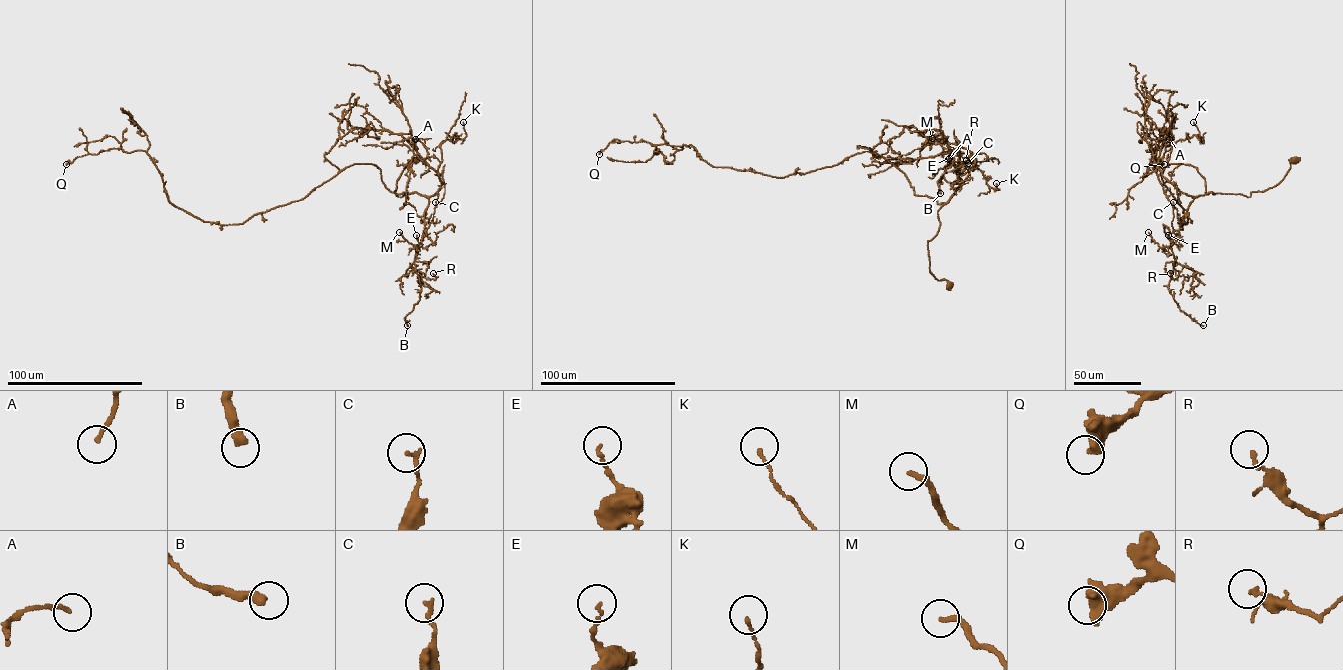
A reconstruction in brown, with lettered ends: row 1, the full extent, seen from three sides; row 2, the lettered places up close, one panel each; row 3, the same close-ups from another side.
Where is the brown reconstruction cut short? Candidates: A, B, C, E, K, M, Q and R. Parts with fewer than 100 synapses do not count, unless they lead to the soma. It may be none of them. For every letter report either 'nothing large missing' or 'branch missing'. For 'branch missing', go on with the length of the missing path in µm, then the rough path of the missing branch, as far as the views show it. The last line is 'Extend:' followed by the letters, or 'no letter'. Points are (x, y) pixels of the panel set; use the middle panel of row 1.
A: nothing large missing
B: nothing large missing
C: nothing large missing
E: nothing large missing
K: nothing large missing
M: nothing large missing
Q: nothing large missing
R: nothing large missing
Extend: no letter

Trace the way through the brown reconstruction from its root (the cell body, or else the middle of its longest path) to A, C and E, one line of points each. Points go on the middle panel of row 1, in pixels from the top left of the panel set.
A: (948, 286), (930, 271), (927, 242), (939, 230), (938, 210), (974, 158), (960, 147), (960, 155), (948, 159)
C: (948, 286), (930, 271), (927, 242), (939, 230), (938, 210), (961, 183), (958, 164), (968, 163)
E: (948, 286), (946, 280), (938, 280), (930, 271), (927, 242), (939, 230), (938, 210), (961, 183), (949, 158)

